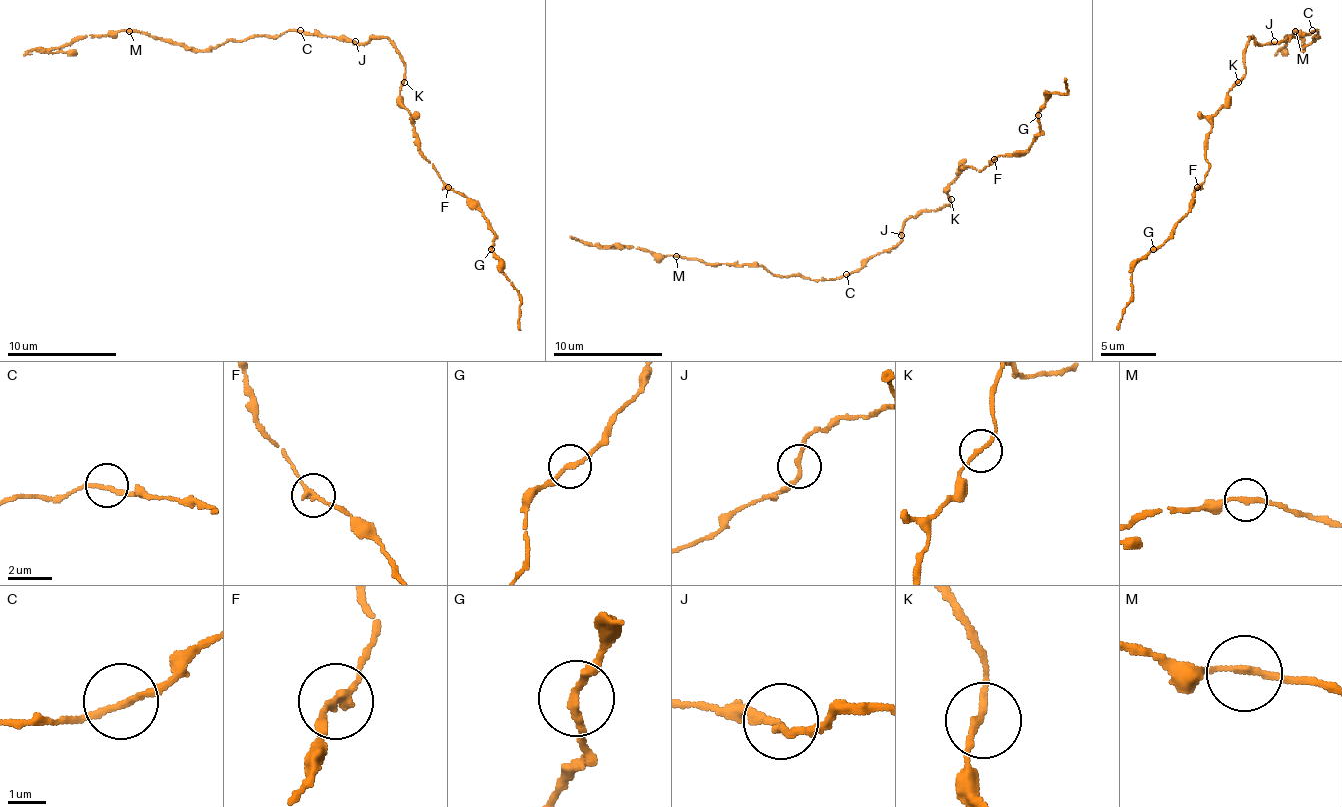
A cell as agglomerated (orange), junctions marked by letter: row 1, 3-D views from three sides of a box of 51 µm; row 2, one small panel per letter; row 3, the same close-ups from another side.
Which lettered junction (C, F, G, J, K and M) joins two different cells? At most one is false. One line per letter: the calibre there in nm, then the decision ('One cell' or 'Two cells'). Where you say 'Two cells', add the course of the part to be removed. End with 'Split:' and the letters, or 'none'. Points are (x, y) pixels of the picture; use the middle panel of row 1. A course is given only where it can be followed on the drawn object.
C: Thickness 180 nm. One cell
F: Thickness 200 nm. One cell
G: Thickness 180 nm. One cell
J: Thickness 170 nm. One cell
K: Thickness 170 nm. One cell
M: Thickness 170 nm. One cell
Split: none

